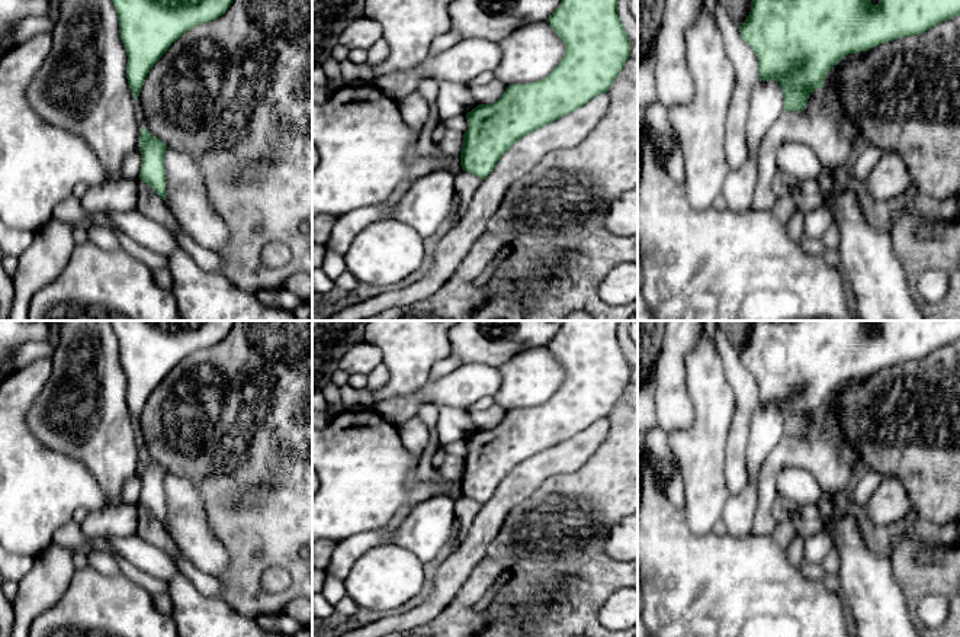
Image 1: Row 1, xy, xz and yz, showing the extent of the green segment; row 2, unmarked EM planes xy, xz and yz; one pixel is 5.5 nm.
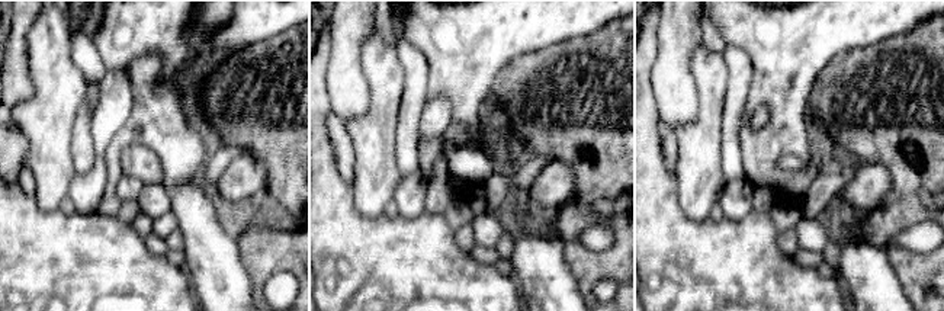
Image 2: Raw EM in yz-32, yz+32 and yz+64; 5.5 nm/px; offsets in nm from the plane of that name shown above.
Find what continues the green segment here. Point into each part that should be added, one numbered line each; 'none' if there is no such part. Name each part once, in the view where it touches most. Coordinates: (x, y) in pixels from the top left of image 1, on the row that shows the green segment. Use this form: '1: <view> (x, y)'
none

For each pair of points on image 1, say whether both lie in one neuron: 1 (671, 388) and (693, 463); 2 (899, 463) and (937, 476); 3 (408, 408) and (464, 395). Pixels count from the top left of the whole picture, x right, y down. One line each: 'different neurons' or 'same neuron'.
1: different neurons
2: same neuron
3: same neuron

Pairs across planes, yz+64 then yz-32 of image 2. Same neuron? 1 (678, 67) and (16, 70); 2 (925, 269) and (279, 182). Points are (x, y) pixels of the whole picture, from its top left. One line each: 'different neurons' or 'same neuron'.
1: same neuron
2: same neuron

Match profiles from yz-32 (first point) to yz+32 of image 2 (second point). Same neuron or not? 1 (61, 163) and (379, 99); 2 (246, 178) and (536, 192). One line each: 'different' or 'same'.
1: same
2: same

